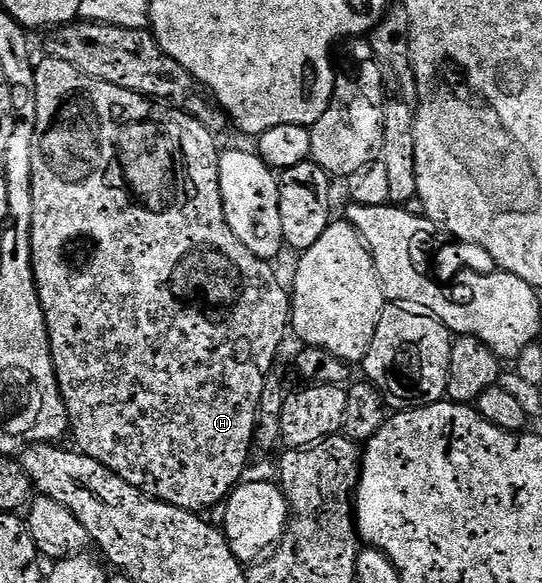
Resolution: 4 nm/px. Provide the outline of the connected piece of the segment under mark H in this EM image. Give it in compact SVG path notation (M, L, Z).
M51 58L39 61L36 64L36 85L38 126L32 183L32 261L36 284L40 287L52 361L68 411L71 439L76 439L75 447L84 455L102 462L102 466L114 470L118 478L126 478L130 486L146 495L188 512L203 513L203 508L212 508L216 503L219 505L227 501L229 492L245 479L248 451L253 451L256 439L262 386L266 386L266 378L278 362L279 356L276 355L284 344L284 335L290 332L292 301L289 289L280 285L273 265L246 250L238 234L230 230L220 189L222 152L216 149L217 137L206 130L202 122L155 98L90 78L82 70L70 66L70 62Z

